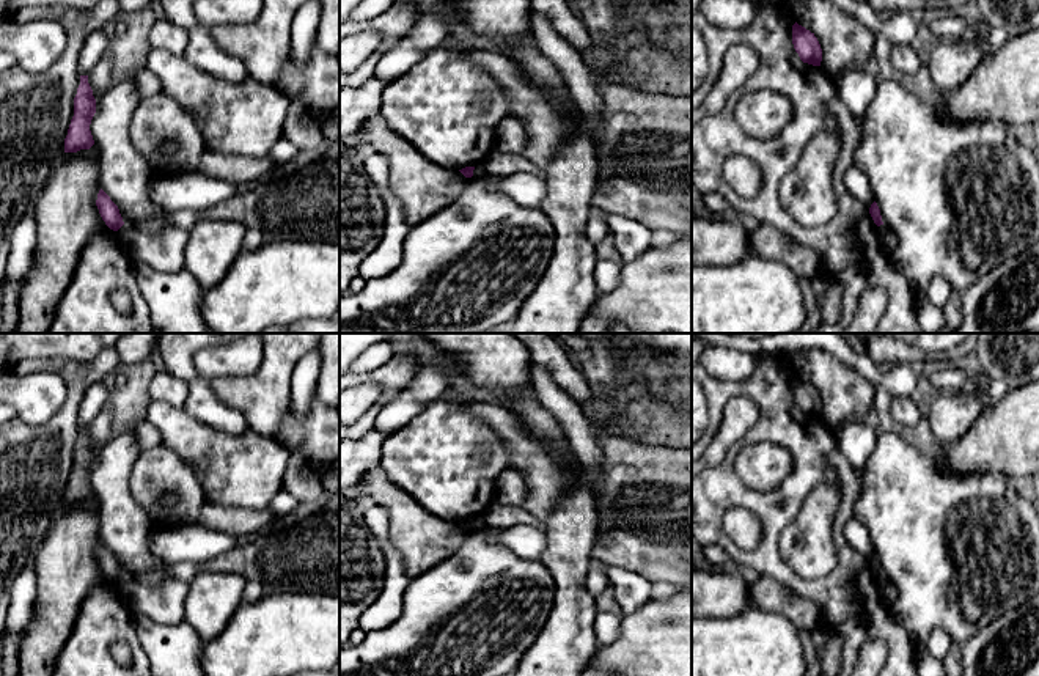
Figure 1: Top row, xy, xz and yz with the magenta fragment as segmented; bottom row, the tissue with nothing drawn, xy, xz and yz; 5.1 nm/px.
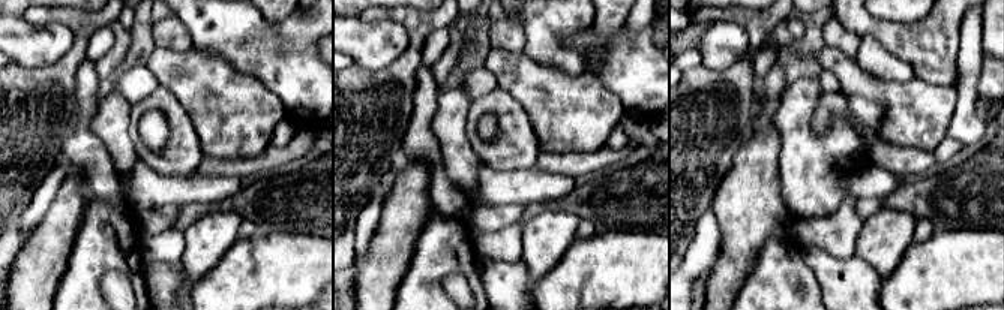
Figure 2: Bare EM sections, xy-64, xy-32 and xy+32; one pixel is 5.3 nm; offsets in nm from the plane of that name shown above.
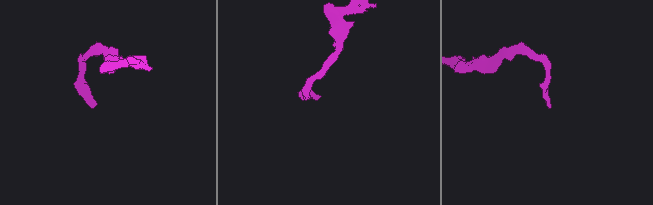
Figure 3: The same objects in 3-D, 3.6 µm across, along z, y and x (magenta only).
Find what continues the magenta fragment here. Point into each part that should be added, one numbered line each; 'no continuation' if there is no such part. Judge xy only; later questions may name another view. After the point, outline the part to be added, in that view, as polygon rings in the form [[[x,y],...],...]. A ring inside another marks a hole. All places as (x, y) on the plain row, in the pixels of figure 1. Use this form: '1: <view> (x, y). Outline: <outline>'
no continuation

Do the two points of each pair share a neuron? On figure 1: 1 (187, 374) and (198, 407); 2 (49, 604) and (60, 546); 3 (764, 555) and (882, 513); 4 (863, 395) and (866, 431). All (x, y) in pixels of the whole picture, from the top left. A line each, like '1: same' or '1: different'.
1: different
2: same
3: different
4: different

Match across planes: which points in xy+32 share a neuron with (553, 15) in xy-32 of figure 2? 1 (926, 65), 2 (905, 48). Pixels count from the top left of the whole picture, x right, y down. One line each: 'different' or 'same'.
1: different
2: different

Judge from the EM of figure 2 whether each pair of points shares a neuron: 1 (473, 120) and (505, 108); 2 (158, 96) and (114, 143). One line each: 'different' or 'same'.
1: same
2: different

